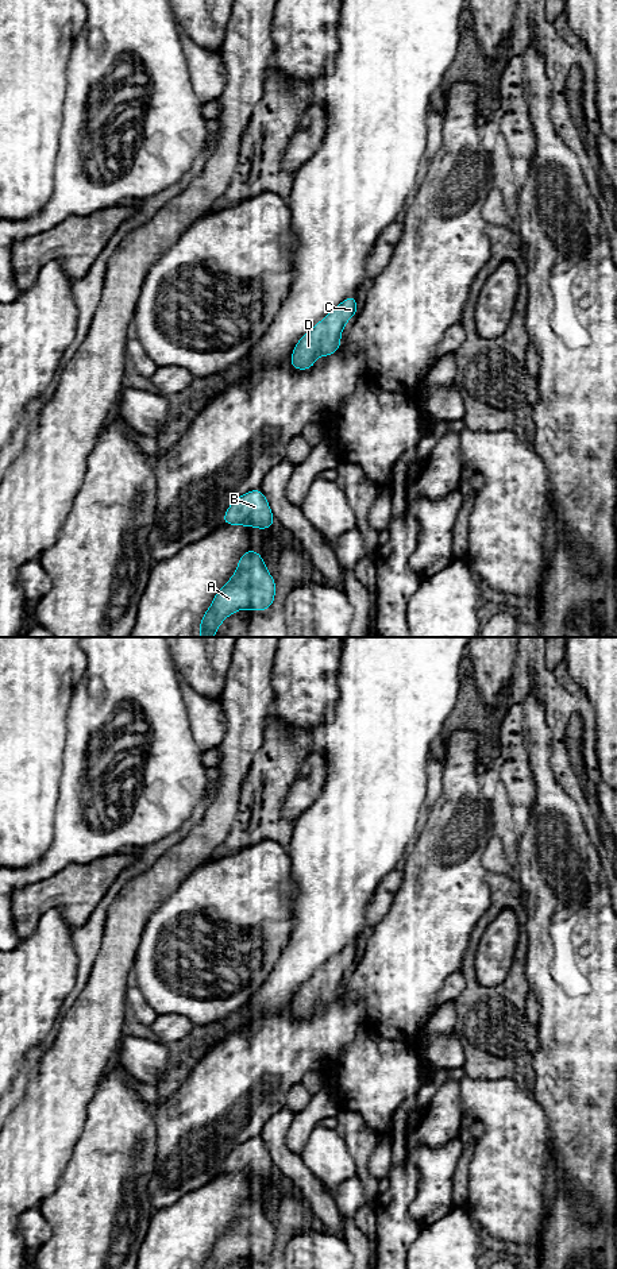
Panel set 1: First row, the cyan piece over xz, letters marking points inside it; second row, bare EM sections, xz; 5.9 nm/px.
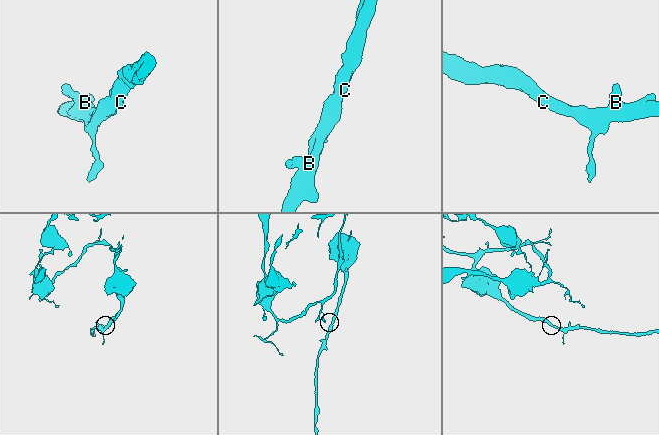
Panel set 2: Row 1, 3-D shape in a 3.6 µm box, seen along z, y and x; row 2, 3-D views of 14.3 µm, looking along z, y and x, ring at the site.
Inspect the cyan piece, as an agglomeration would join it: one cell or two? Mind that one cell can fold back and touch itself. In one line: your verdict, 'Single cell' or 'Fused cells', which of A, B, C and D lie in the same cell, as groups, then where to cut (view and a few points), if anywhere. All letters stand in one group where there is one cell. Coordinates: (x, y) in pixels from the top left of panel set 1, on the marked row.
Single cell. Groups: A B C D. No split

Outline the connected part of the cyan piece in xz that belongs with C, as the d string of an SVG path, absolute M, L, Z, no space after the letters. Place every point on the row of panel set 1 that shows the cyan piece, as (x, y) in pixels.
M355 294L347 297L342 304L328 312L294 346L290 366L296 370L311 370L317 356L329 356L340 346L340 333L346 323L358 312Z

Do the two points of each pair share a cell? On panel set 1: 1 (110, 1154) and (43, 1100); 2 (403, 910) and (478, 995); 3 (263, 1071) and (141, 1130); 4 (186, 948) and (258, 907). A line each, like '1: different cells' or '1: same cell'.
1: different cells
2: different cells
3: different cells
4: same cell

